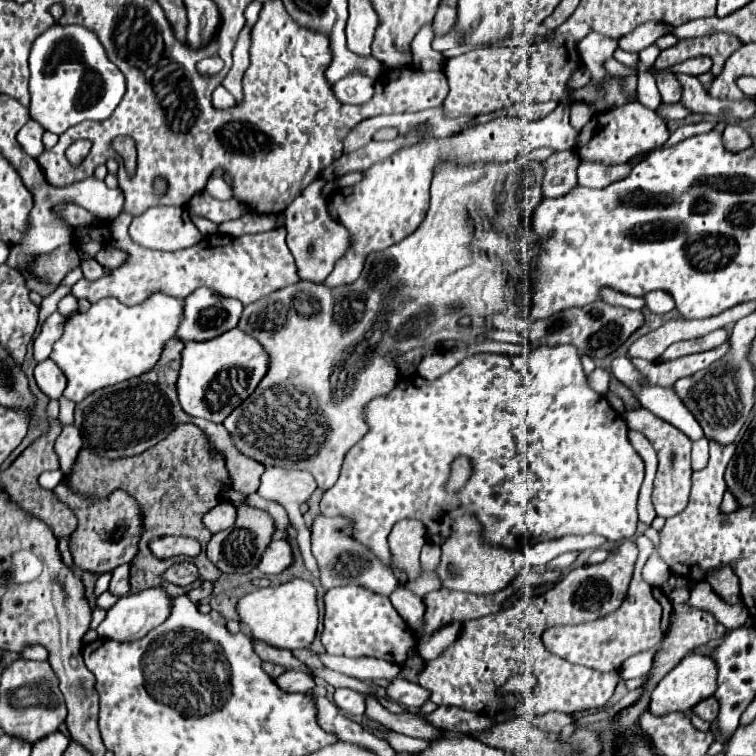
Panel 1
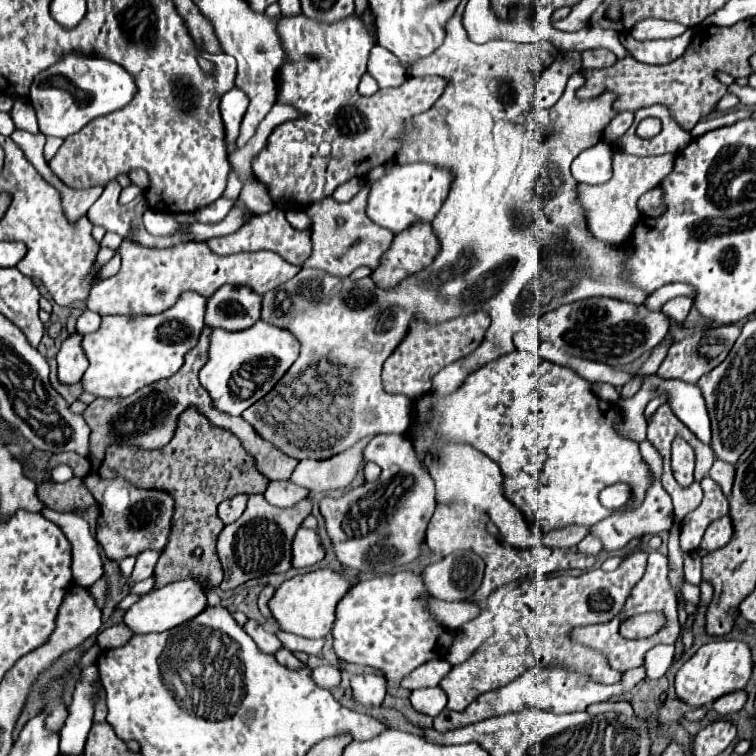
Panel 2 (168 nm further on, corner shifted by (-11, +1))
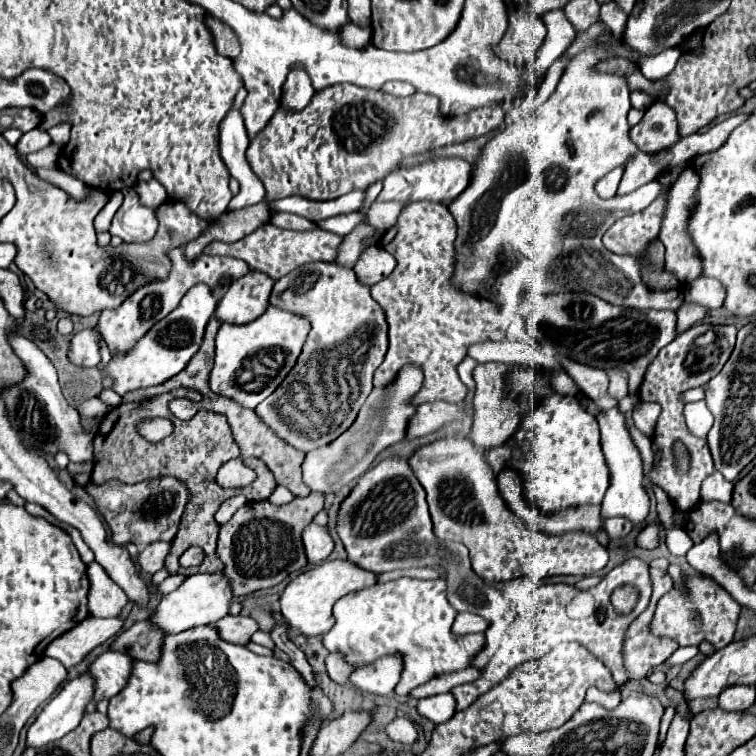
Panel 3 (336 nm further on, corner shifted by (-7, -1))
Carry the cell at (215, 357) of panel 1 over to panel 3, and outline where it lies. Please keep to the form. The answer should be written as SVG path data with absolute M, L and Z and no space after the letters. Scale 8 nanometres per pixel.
M269 306L257 320L233 326L221 324L215 338L215 364L209 374L209 388L215 394L235 400L243 408L255 408L263 402L289 374L309 334L309 322L281 308Z

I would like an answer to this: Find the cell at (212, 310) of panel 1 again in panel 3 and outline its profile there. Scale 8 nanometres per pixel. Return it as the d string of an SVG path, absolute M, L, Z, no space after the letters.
M249 272L233 280L215 308L215 318L221 324L247 324L259 318L269 306L273 280L263 272Z

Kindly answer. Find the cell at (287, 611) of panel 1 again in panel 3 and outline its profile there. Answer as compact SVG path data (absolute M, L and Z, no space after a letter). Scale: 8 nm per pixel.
M325 560L317 566L313 566L307 572L301 572L297 578L293 578L281 598L279 598L279 606L281 606L281 614L285 618L285 622L299 630L303 636L321 636L325 632L331 630L331 626L335 624L335 618L331 616L331 608L333 604L355 590L367 588L375 584L375 576L371 572L365 572L361 568L357 568L355 564L351 564L349 560Z

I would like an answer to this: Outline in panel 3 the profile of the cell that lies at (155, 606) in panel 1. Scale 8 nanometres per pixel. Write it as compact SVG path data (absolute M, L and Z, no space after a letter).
M195 574L189 576L175 592L163 596L155 606L155 610L151 612L149 620L151 624L155 624L155 628L163 630L165 634L177 634L201 624L215 624L217 620L227 616L231 598L233 594L223 574Z

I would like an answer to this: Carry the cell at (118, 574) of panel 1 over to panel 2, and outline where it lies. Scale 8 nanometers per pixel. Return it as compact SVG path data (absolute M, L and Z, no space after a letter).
M145 550L145 552L141 552L137 556L137 562L135 562L135 568L133 568L131 578L135 582L141 582L141 580L153 576L153 570L155 570L155 564L159 560L159 554L161 552L157 552L157 550Z

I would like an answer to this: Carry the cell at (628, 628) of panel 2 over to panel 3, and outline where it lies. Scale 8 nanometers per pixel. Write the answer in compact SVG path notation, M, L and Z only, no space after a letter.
M687 578L689 598L681 596L675 588L667 592L667 598L661 598L651 620L651 632L655 636L667 636L679 646L697 646L701 640L711 642L715 648L723 648L733 640L737 630L737 620L741 606L723 590L715 580L709 578Z

